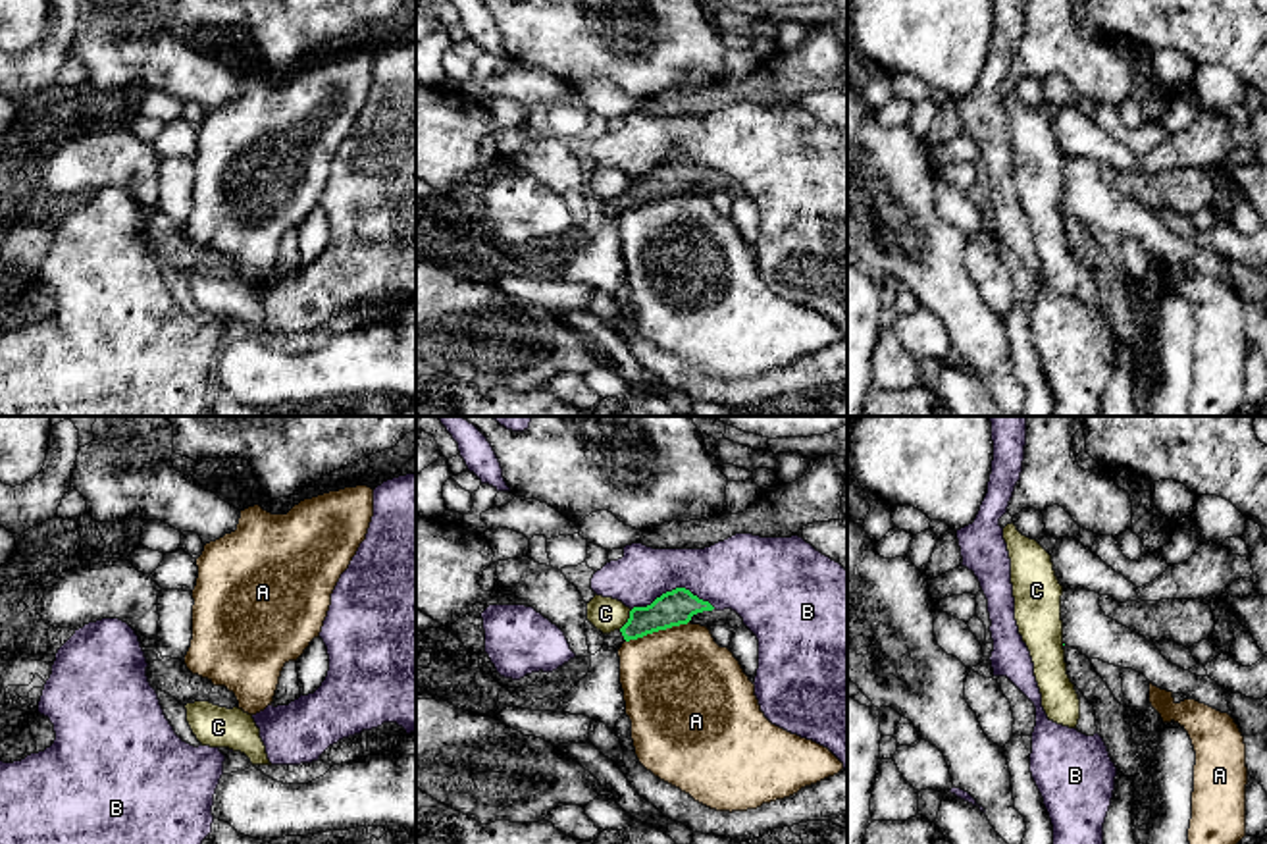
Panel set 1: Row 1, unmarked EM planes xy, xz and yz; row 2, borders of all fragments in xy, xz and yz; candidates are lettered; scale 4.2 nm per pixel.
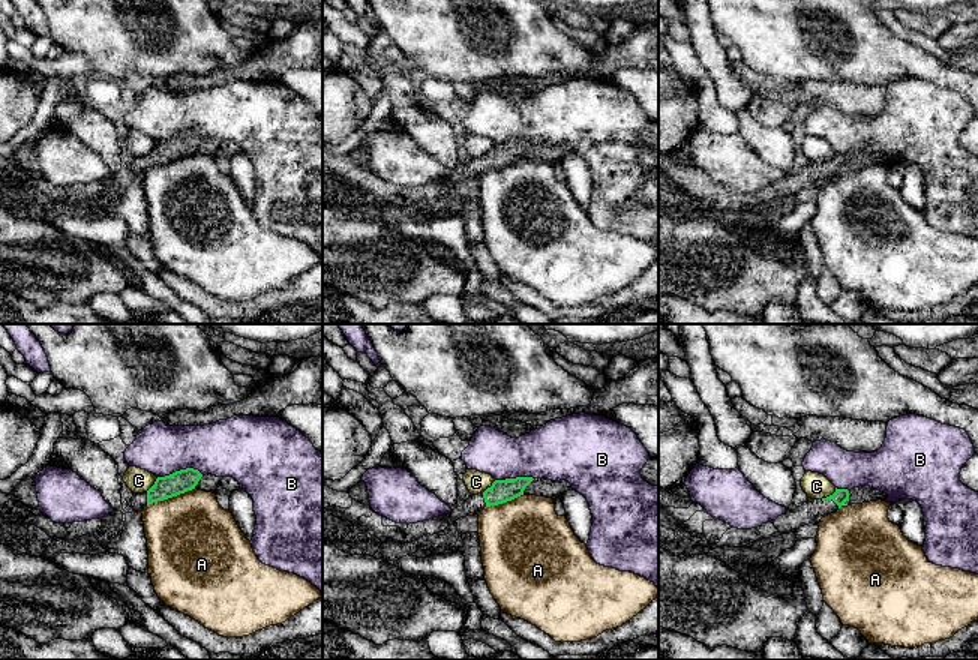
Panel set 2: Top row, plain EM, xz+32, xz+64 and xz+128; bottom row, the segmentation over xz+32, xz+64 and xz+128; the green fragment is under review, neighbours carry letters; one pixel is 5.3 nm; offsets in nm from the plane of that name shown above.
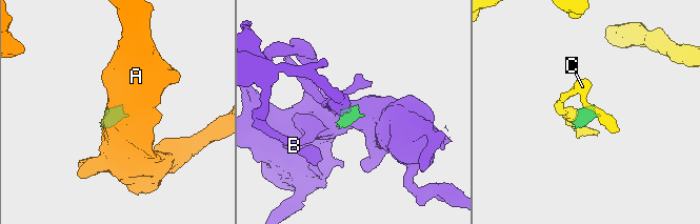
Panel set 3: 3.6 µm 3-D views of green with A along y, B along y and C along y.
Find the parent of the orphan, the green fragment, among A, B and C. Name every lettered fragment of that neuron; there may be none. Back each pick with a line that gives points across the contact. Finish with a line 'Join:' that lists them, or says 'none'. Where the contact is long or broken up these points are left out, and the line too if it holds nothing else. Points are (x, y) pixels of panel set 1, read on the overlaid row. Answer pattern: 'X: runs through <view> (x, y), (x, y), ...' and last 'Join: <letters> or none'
Join: none

